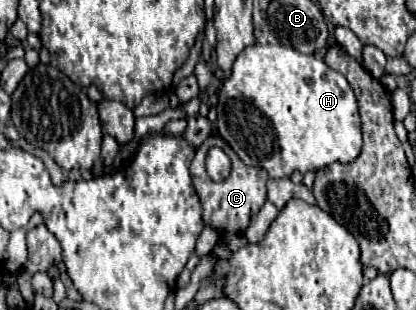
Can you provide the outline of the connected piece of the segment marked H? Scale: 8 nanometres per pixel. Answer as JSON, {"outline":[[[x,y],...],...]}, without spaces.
{"outline":[[[253,44],[253,46],[247,46],[235,60],[233,68],[231,68],[231,76],[223,82],[221,86],[221,92],[219,92],[219,102],[217,102],[217,126],[219,126],[219,134],[221,138],[239,154],[239,158],[245,162],[245,164],[253,164],[253,166],[263,166],[271,178],[283,178],[283,176],[291,176],[293,170],[299,170],[301,174],[305,174],[307,170],[319,170],[319,168],[325,168],[333,162],[353,162],[359,152],[361,152],[361,118],[359,118],[359,112],[357,112],[357,100],[355,100],[355,94],[349,86],[349,82],[345,80],[343,74],[327,68],[327,64],[317,58],[317,56],[307,56],[307,54],[301,54],[301,52],[295,52],[293,48],[285,46],[285,44]]]}

